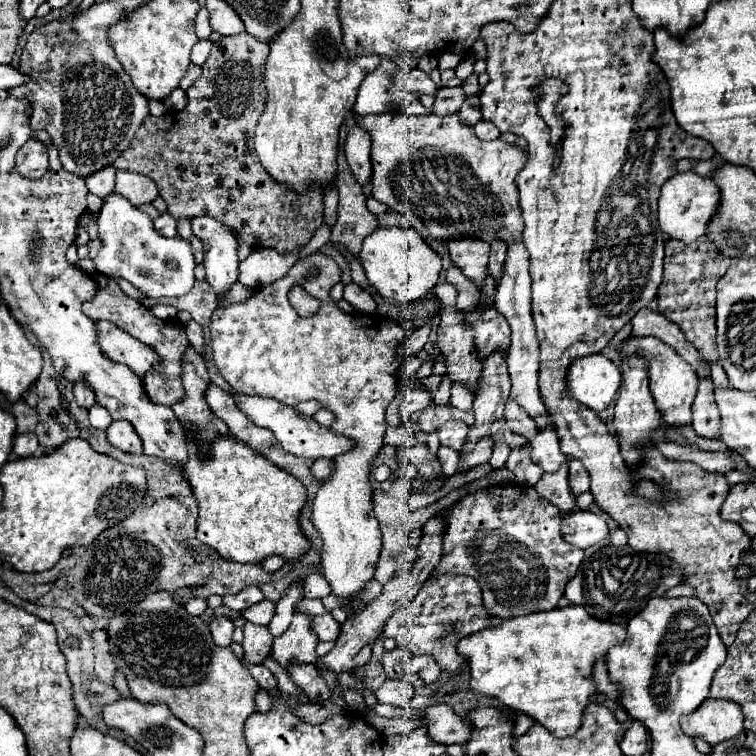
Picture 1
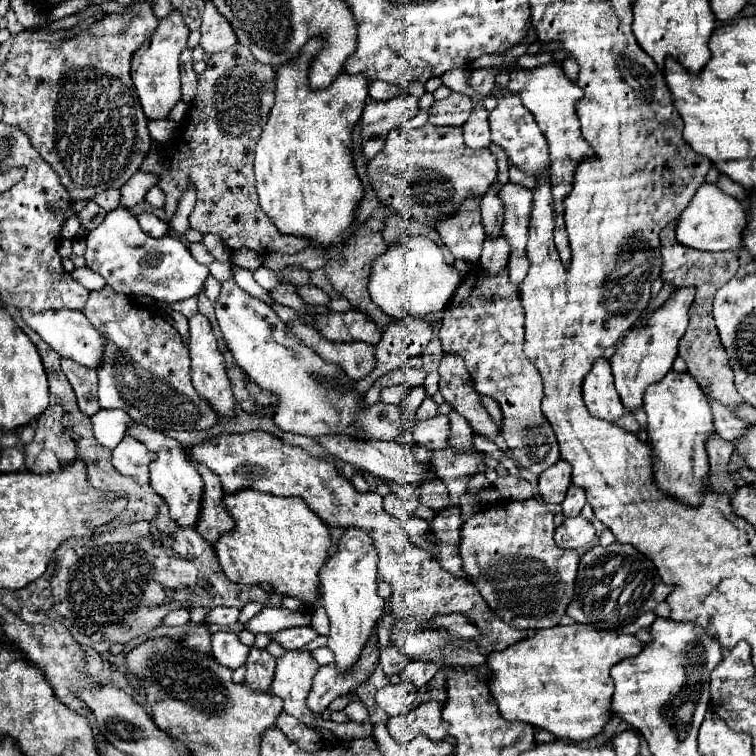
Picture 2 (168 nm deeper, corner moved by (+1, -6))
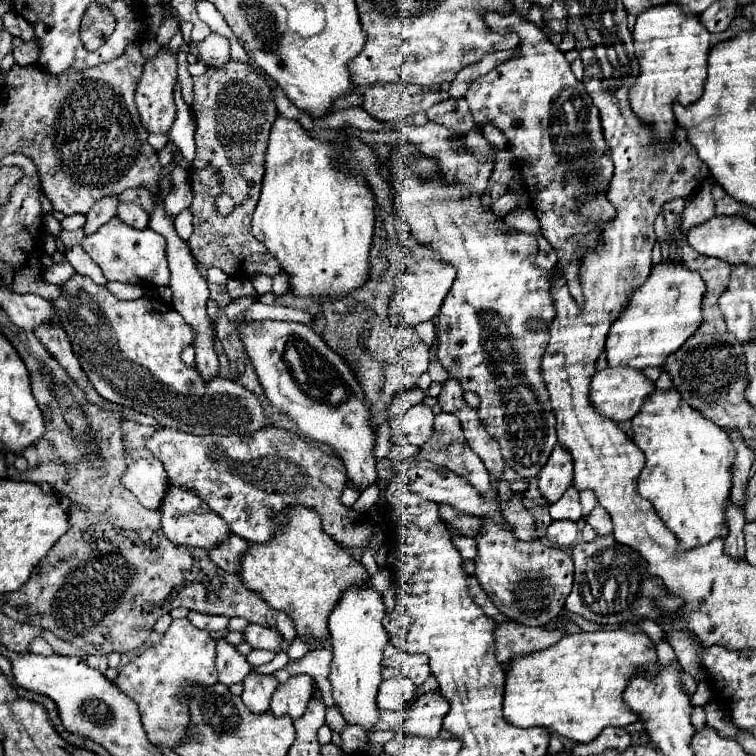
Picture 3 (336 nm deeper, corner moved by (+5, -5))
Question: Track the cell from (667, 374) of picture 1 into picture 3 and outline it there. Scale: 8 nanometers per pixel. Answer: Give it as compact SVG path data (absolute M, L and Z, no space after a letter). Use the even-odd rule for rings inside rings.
M655 389L643 403L641 411L633 417L633 431L635 443L645 453L647 463L639 475L639 495L649 499L657 511L657 515L665 521L665 525L677 535L681 549L693 549L697 545L705 545L715 537L725 537L725 501L731 491L731 463L735 459L733 445L723 429L717 429L713 421L701 417L697 409L689 409L685 401L681 401L677 389L659 391Z

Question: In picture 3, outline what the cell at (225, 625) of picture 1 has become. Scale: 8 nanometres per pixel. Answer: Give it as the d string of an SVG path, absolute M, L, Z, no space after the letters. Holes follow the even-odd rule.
M217 639L217 673L219 681L223 685L233 685L241 683L245 675L251 671L251 665L245 661L245 655L237 651L235 645L231 645L227 639Z

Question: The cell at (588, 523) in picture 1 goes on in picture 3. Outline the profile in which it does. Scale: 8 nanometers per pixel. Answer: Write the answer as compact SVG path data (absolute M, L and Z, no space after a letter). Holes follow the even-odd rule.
M553 521L547 527L547 539L555 545L573 545L579 539L579 529L575 521Z

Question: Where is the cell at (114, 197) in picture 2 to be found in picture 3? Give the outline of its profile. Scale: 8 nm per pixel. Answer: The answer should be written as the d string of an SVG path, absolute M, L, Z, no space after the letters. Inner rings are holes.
M103 197L101 201L97 201L91 211L87 213L87 225L83 227L85 235L93 233L97 227L101 227L105 221L109 221L115 213L117 213L117 205L119 205L119 197Z

